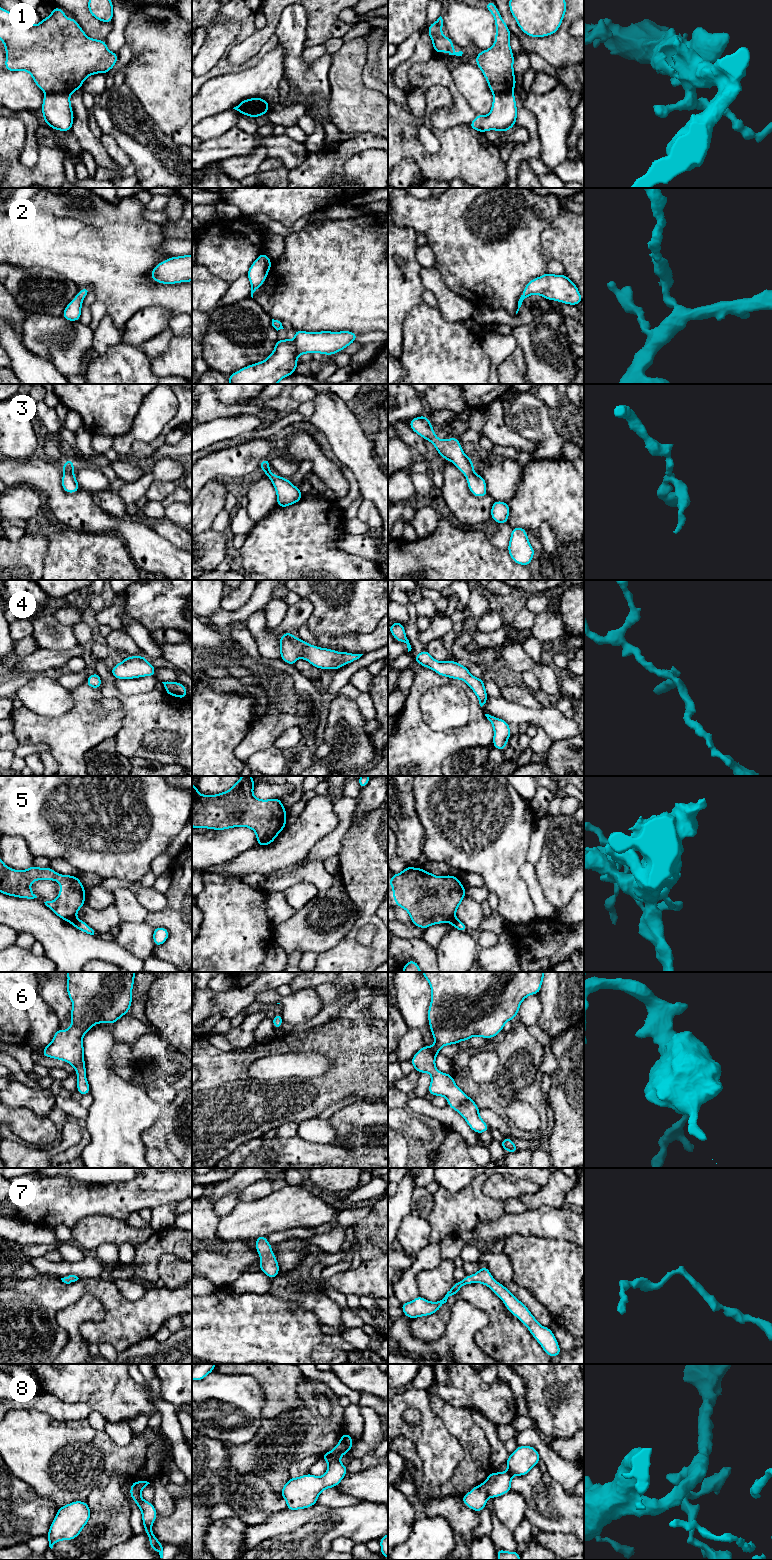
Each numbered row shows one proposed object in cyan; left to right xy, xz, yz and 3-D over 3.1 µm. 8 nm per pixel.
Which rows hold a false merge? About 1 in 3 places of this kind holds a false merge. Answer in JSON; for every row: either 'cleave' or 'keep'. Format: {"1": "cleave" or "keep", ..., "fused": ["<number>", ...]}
{"1": "cleave", "2": "keep", "3": "keep", "4": "keep", "5": "cleave", "6": "keep", "7": "keep", "8": "cleave", "fused": ["1", "5", "8"]}

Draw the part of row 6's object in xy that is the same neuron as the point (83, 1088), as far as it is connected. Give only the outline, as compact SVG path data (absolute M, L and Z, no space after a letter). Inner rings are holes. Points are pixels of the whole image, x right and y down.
M67 972L67 994L73 1005L70 1012L72 1024L64 1031L58 1028L52 1042L43 1049L42 1056L71 1064L77 1072L77 1092L82 1096L90 1094L86 1079L83 1037L95 1024L115 1024L130 1011L135 974L136 972Z

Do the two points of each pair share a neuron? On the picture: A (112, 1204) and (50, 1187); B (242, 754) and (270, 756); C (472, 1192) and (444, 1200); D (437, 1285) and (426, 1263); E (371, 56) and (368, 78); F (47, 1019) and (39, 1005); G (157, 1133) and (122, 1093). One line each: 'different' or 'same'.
A: same
B: different
C: same
D: different
E: same
F: same
G: different

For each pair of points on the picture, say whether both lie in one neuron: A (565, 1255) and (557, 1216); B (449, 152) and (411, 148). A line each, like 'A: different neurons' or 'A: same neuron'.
A: different neurons
B: same neuron

